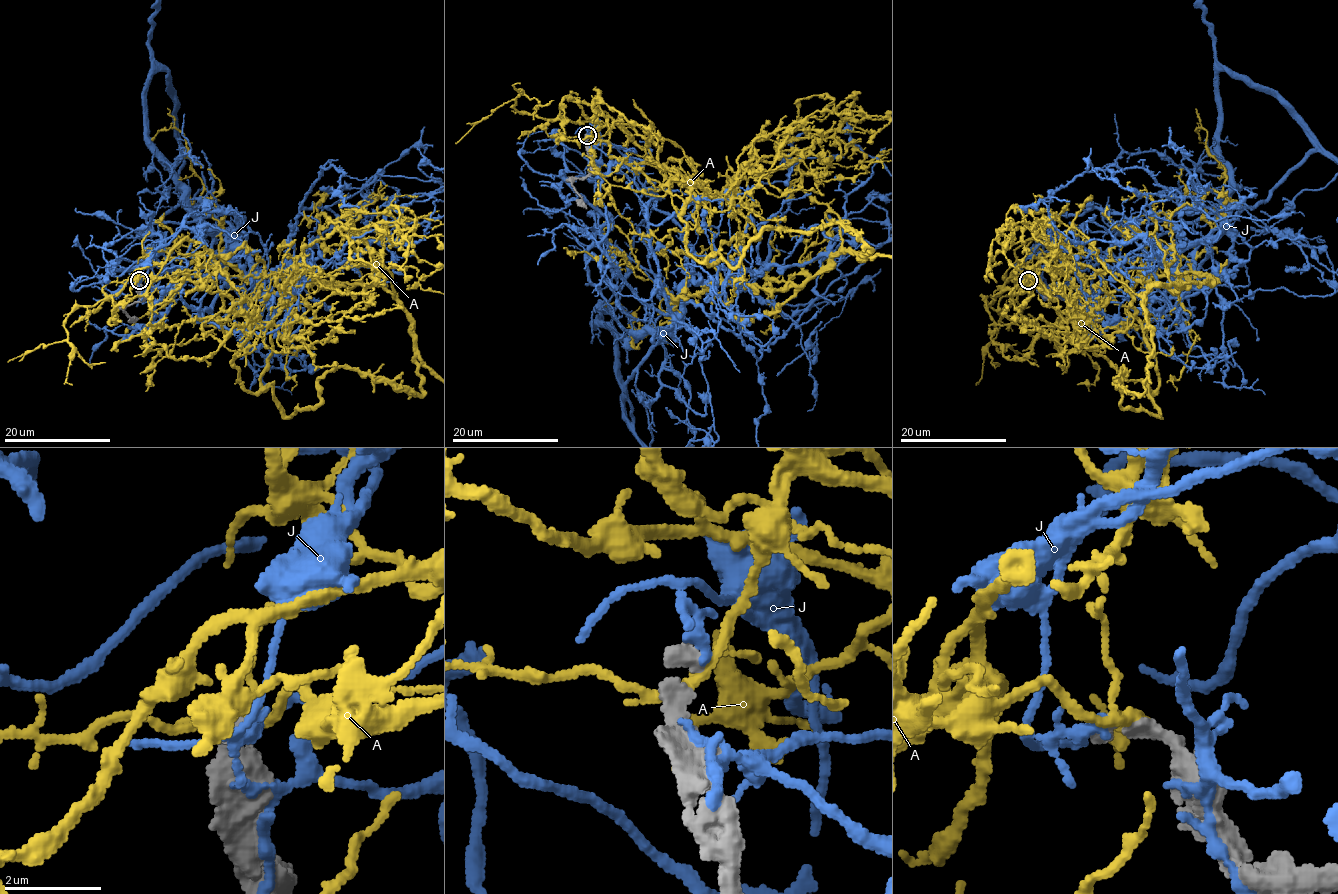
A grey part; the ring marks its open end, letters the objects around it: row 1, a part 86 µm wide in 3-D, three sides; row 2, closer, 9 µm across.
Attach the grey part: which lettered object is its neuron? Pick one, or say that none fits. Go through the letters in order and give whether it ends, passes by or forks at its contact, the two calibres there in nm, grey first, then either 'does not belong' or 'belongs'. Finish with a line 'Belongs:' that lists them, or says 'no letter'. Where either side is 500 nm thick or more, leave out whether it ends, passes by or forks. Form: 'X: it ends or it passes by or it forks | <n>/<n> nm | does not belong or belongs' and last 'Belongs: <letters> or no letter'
A: it forks | 380/170 nm | does not belong
J: it ends | 340/300 nm | does not belong
Belongs: no letter

